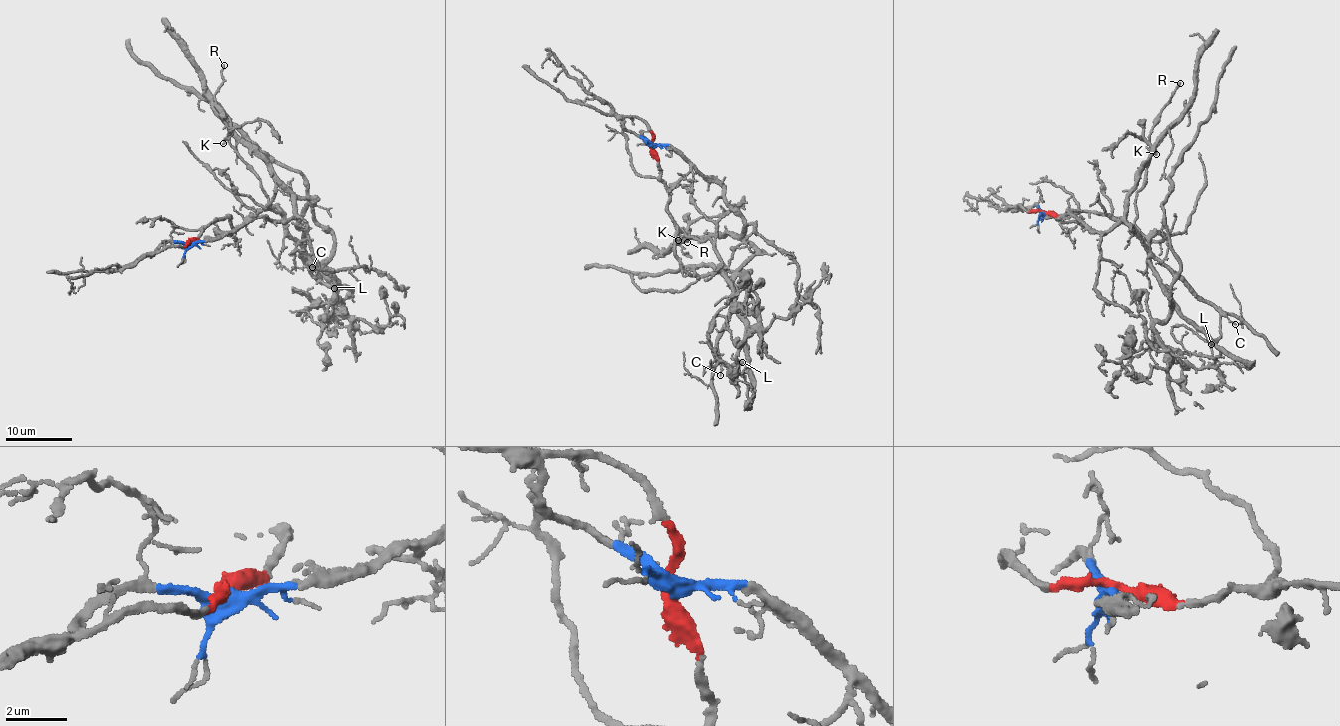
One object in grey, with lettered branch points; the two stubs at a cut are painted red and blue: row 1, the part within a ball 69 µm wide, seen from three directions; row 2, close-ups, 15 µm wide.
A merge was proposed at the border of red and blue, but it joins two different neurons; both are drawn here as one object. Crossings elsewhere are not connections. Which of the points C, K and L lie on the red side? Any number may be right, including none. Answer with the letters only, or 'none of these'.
none of these

